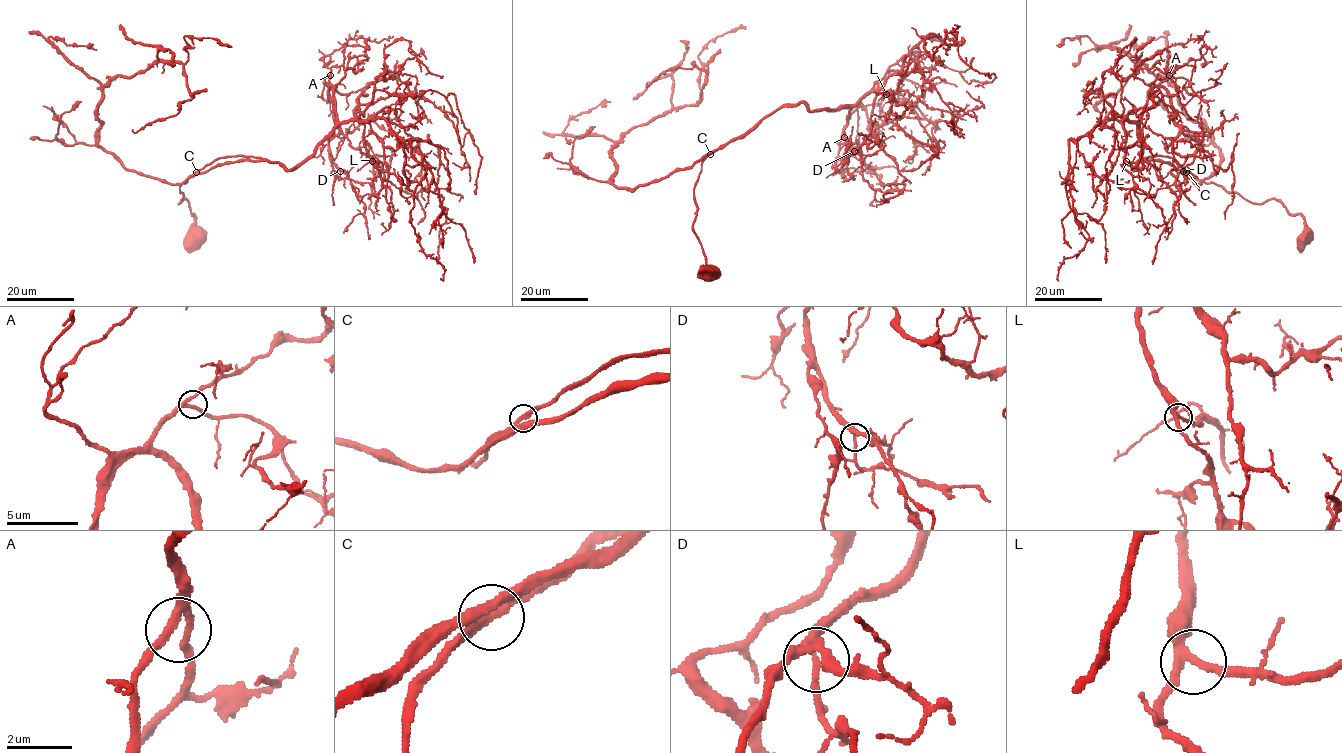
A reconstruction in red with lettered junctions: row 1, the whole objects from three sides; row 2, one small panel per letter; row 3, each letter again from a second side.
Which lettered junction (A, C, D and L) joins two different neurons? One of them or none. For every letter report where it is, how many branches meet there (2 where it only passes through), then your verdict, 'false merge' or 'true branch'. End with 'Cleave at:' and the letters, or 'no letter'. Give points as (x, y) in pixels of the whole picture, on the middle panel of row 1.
A: place (844, 137); branches 3; true branch
C: place (710, 154); branches 3; true branch
D: place (854, 151); branches 3; true branch
L: place (886, 94); branches 3; true branch
Cleave at: no letter

